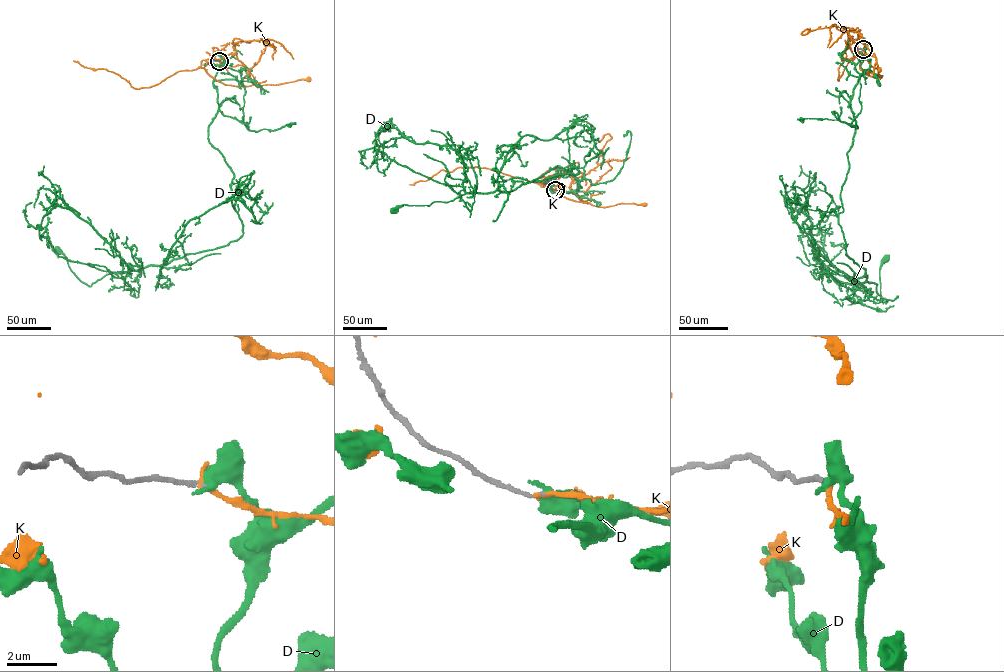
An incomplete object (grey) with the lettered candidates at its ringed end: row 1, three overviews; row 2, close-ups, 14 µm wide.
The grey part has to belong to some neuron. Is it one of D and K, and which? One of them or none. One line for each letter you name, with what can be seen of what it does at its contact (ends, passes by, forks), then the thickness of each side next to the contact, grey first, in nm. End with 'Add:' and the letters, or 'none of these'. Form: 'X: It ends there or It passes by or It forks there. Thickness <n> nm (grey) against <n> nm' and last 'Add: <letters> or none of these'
K: It ends there. Thickness 160 nm (grey) against 200 nm
Add: K

